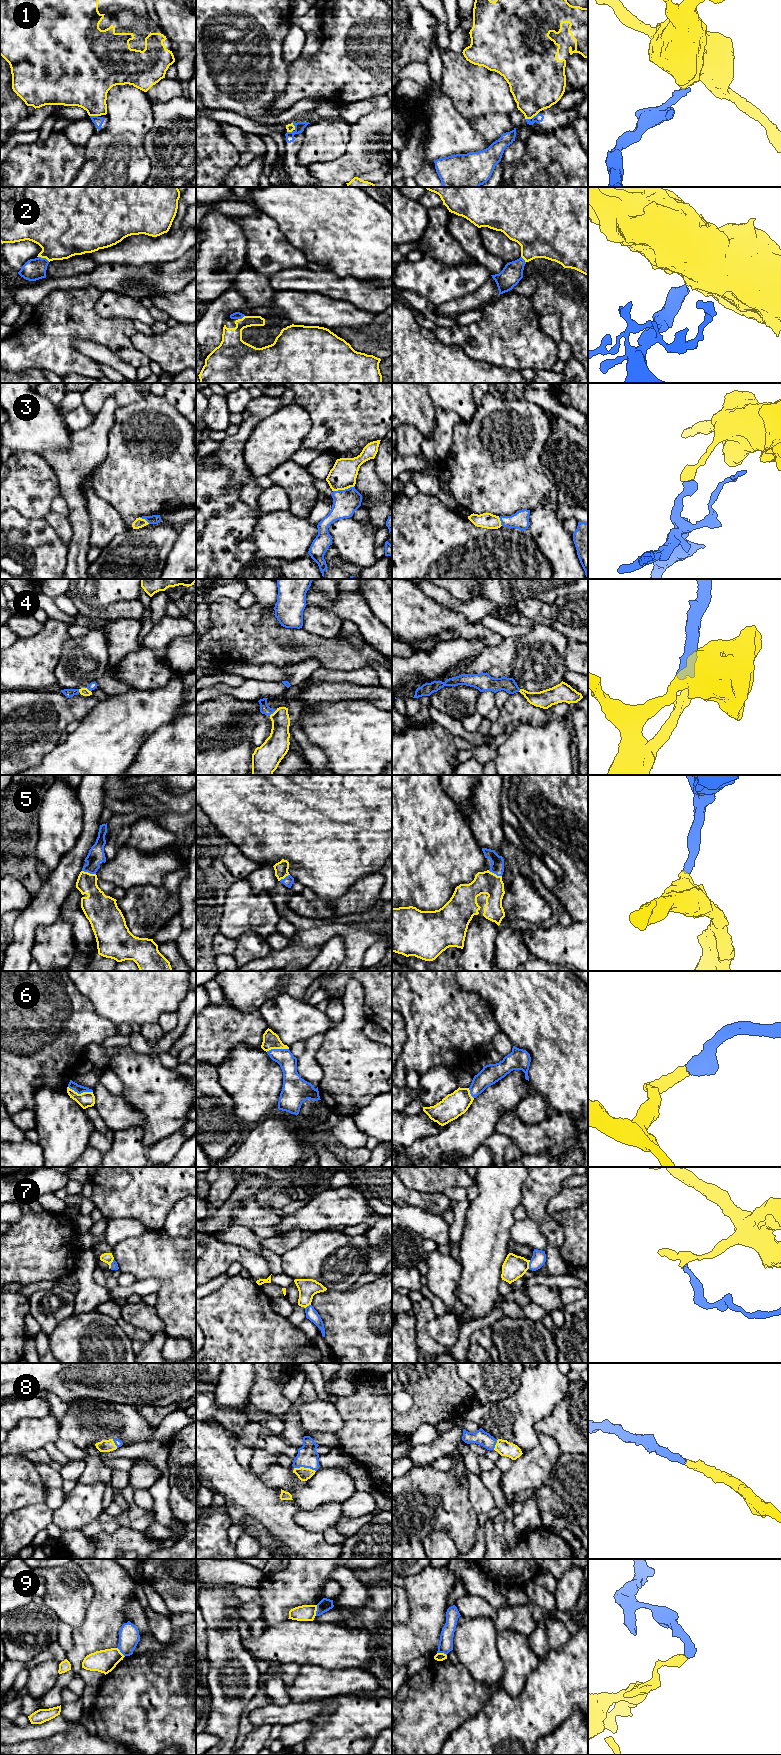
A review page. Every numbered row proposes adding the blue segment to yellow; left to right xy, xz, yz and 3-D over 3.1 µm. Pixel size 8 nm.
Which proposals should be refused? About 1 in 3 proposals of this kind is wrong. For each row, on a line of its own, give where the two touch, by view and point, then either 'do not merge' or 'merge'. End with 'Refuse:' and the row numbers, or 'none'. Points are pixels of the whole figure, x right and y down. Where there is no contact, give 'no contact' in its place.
1: xy (94, 115) | do not merge
2: xy (44, 257) | merge
3: xz (343, 489) | do not merge
4: xz (273, 713) | merge
5: xy (89, 873) | merge
6: xy (81, 1093) | merge
7: xy (110, 1264) | do not merge
8: xz (305, 1468) | merge
9: xz (316, 1610) | do not merge
Refuse: 1, 3, 7, 9

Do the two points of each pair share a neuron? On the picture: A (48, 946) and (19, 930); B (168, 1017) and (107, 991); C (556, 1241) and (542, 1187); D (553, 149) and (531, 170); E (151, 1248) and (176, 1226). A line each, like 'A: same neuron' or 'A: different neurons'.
A: different neurons
B: different neurons
C: same neuron
D: same neuron
E: different neurons

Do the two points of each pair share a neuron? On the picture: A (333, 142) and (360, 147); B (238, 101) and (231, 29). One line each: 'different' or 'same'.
A: different
B: same

